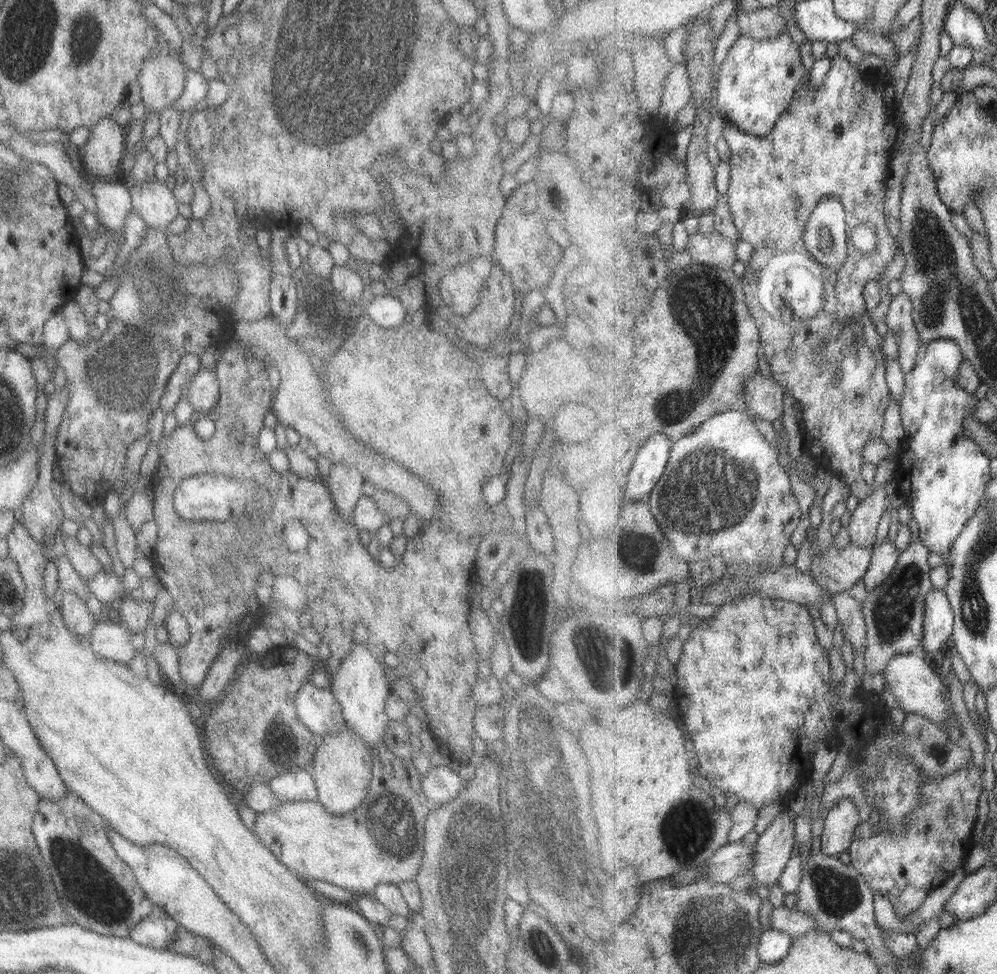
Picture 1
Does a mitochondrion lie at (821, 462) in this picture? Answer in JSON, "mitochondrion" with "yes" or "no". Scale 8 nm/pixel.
{"mitochondrion":"no"}

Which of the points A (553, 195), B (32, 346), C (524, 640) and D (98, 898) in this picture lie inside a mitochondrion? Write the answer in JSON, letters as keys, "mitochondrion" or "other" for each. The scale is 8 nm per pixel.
{"A":"other","B":"other","C":"other","D":"mitochondrion"}

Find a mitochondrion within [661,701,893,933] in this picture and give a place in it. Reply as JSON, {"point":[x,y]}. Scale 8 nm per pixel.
{"point":[837,894]}

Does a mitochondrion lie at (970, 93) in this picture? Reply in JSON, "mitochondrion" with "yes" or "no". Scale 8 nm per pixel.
{"mitochondrion":"no"}

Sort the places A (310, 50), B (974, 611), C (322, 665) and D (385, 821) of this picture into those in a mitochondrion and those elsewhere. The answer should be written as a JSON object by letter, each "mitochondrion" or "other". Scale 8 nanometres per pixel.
{"A":"mitochondrion","B":"mitochondrion","C":"other","D":"mitochondrion"}

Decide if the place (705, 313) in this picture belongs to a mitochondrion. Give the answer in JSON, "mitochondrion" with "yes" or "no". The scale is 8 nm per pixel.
{"mitochondrion":"yes"}

